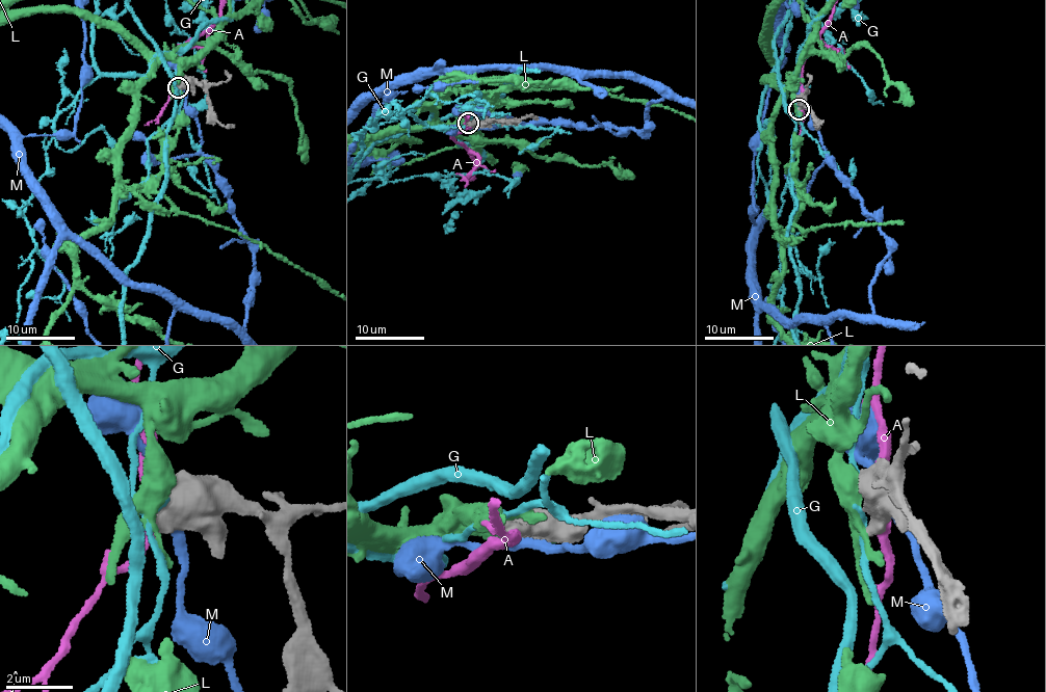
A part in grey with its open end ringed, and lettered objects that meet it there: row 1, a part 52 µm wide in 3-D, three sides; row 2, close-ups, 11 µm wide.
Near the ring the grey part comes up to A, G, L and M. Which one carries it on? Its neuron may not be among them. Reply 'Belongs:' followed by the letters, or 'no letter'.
Belongs: L

